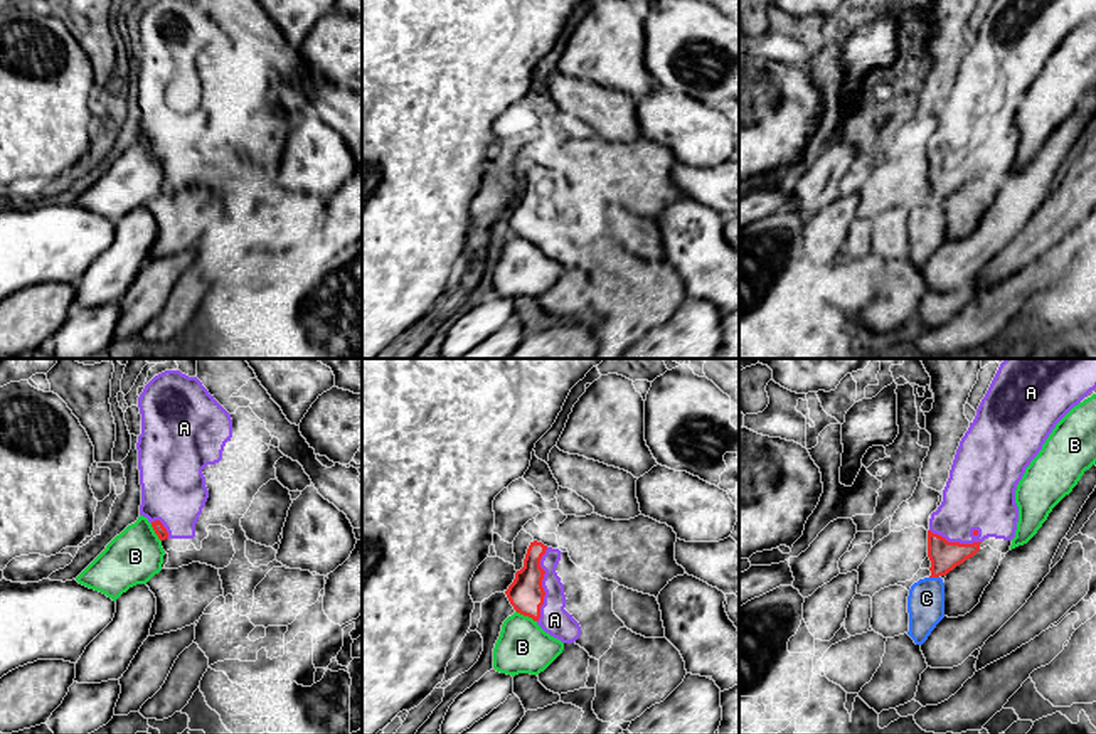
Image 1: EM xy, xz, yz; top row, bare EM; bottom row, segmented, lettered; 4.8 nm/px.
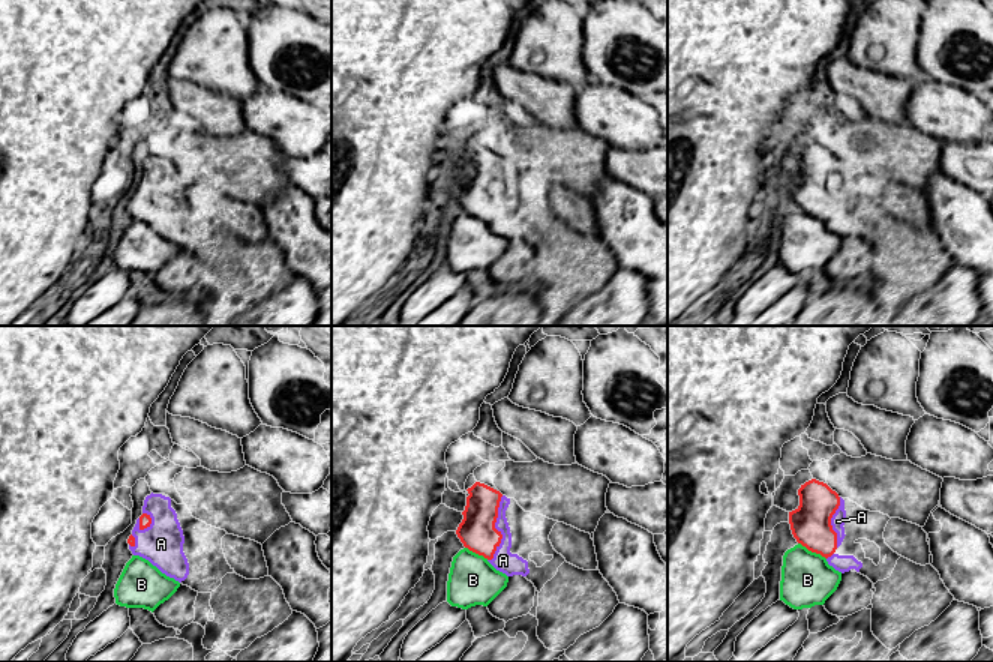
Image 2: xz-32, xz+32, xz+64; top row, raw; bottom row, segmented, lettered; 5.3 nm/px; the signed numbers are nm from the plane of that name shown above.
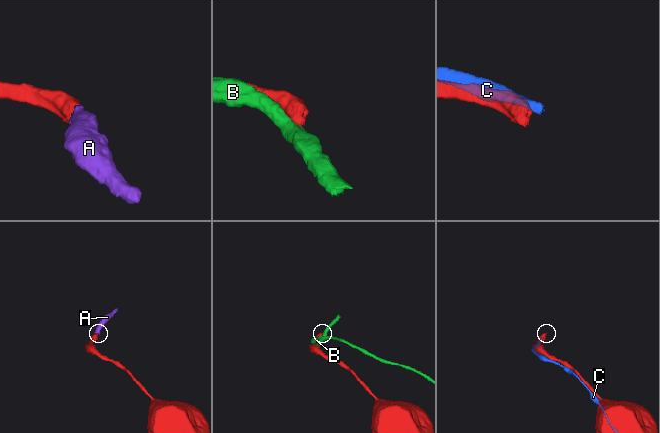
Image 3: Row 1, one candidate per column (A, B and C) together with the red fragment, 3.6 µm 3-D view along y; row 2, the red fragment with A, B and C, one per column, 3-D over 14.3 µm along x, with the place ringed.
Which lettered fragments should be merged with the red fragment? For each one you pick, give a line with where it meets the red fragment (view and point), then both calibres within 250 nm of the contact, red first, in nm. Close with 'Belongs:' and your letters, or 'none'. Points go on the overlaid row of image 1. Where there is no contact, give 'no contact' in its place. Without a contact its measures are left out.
A: xz (541, 585) | 170/140 nm
Belongs: A

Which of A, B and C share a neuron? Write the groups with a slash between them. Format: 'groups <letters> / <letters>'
groups A / B / C

